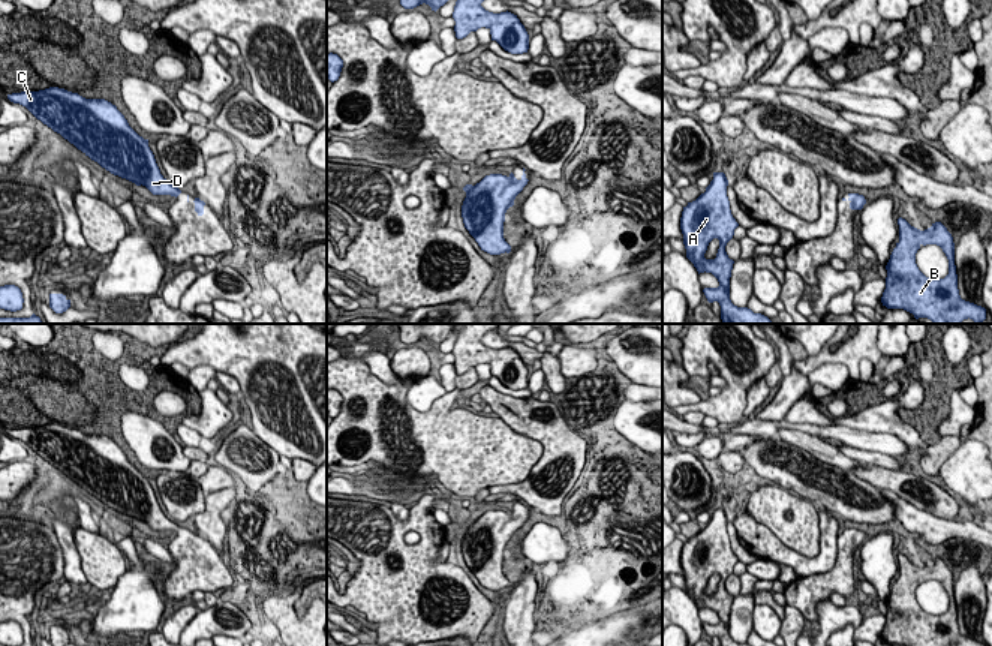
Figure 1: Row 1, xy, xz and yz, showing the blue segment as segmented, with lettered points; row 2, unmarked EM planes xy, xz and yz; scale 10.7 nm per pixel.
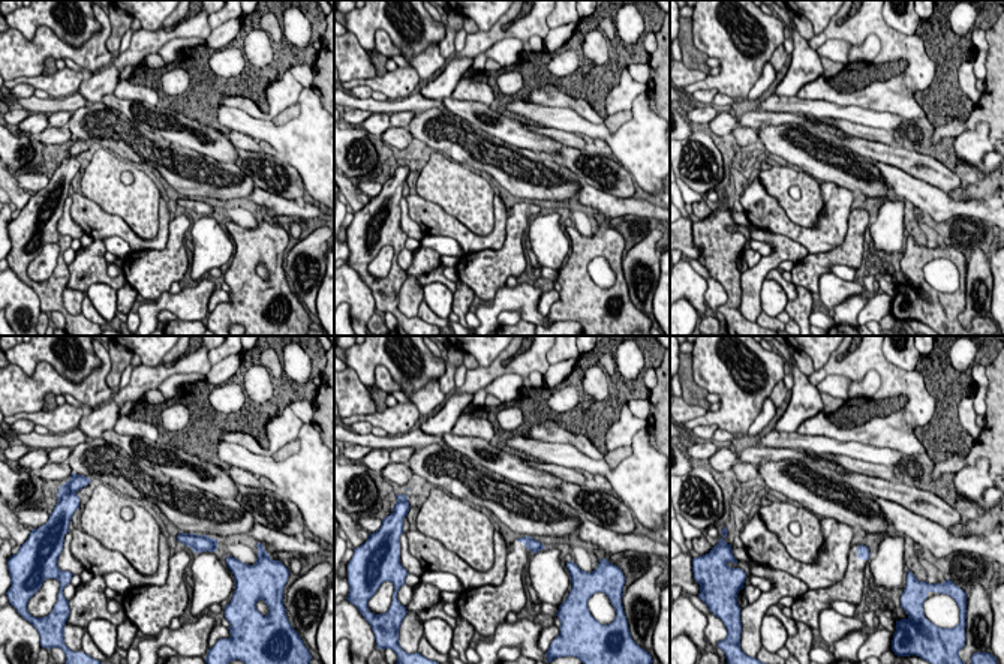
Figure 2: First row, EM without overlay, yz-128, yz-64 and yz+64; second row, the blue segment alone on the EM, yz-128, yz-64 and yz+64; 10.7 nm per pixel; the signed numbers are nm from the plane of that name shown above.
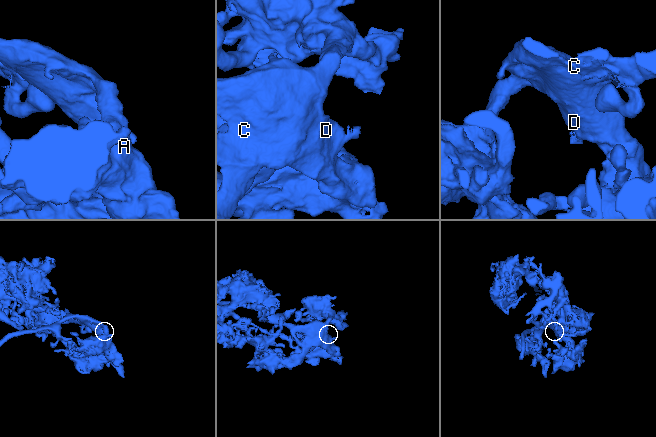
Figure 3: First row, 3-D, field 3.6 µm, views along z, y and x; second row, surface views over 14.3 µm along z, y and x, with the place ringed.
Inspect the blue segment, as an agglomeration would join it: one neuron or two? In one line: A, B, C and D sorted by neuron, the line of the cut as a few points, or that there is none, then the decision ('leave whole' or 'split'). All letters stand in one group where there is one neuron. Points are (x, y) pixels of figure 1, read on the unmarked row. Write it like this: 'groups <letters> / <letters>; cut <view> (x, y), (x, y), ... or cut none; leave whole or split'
groups A B C D; cut none; leave whole

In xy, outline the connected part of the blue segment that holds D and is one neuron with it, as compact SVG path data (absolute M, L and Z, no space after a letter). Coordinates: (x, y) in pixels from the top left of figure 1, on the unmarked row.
M58 423L39 427L21 427L7 430L13 439L25 442L37 456L60 469L91 496L114 511L126 514L136 522L145 522L153 531L178 532L181 526L166 516L148 483L148 475L139 472L127 459L115 441L105 435L85 435L78 429Z

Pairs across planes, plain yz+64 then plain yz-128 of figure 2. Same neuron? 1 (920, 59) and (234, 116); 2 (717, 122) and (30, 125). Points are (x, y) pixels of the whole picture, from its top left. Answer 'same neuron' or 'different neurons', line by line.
1: different neurons
2: same neuron

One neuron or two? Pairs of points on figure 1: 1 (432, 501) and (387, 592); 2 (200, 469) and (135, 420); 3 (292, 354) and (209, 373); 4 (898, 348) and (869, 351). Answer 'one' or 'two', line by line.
1: one
2: one
3: two
4: two

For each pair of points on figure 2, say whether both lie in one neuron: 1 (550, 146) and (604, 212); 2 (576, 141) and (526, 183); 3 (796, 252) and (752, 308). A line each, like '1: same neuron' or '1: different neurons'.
1: different neurons
2: same neuron
3: same neuron

